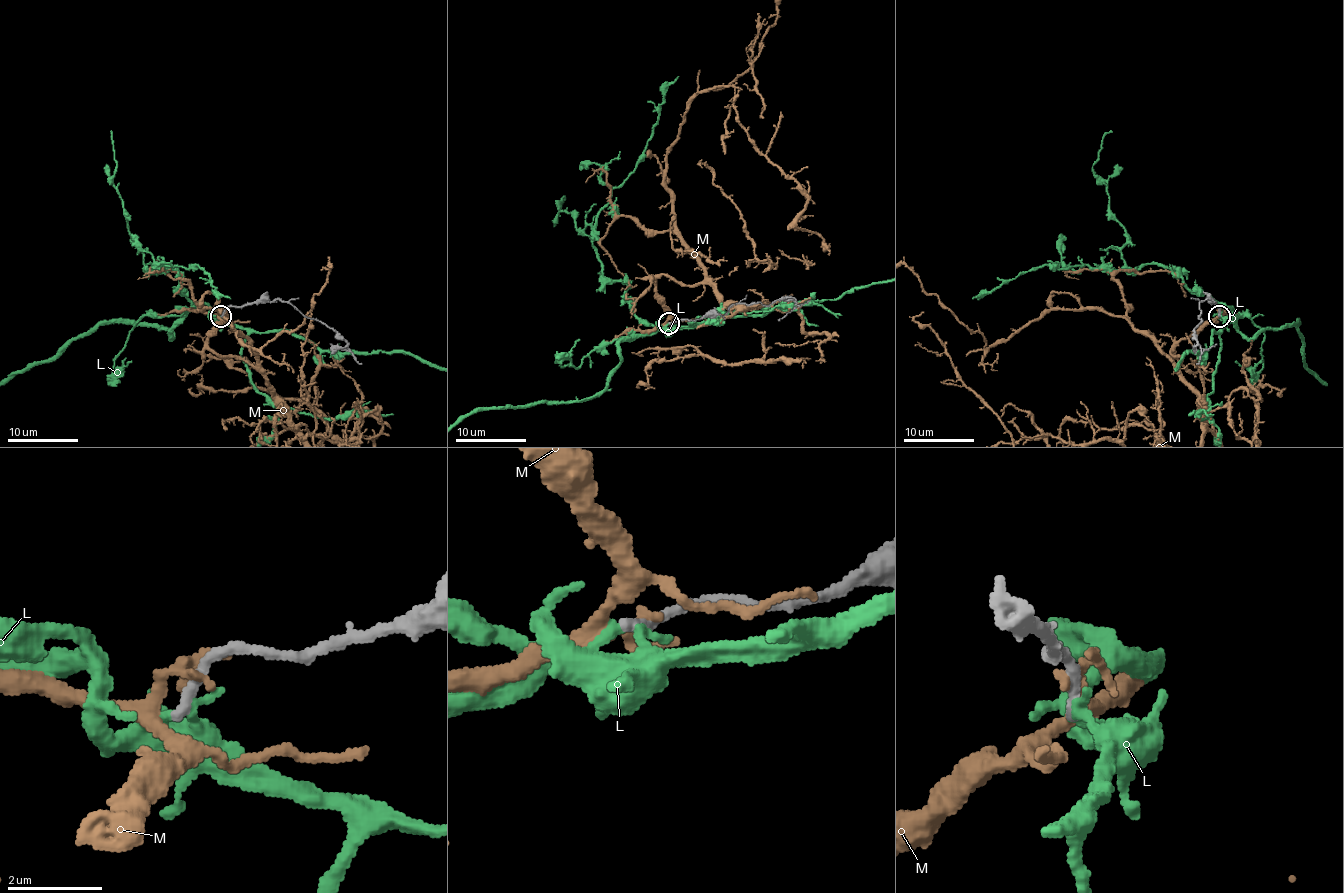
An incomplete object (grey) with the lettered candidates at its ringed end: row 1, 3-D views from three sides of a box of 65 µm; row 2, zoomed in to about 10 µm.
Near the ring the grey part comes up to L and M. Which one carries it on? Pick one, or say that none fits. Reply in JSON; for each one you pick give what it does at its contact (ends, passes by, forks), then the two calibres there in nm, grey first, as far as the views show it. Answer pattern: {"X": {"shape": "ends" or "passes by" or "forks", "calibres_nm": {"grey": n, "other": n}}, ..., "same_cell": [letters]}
{"same_cell": []}

